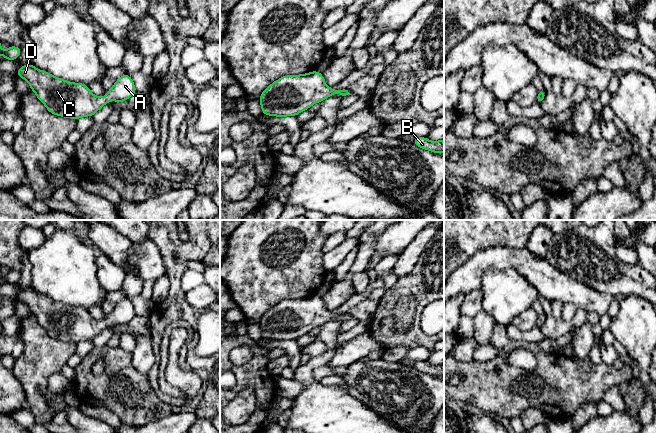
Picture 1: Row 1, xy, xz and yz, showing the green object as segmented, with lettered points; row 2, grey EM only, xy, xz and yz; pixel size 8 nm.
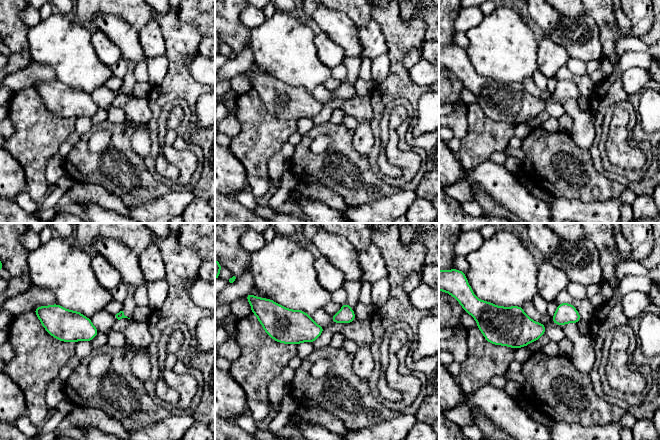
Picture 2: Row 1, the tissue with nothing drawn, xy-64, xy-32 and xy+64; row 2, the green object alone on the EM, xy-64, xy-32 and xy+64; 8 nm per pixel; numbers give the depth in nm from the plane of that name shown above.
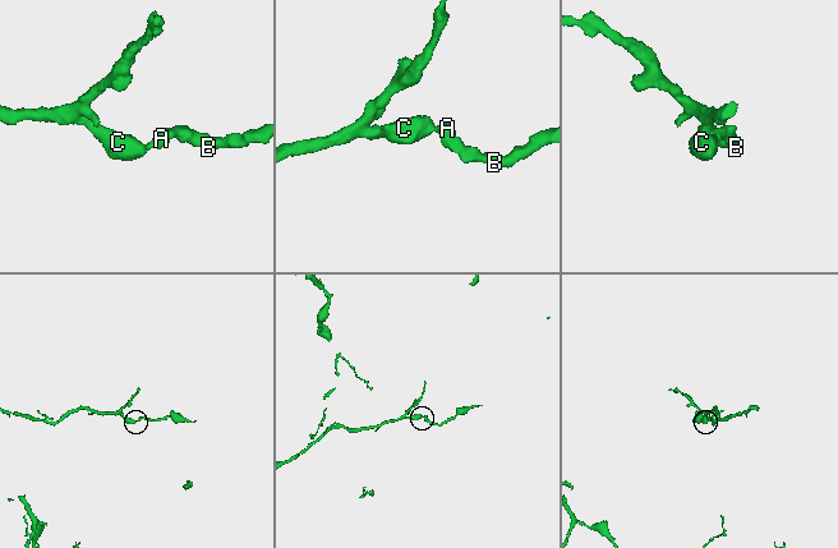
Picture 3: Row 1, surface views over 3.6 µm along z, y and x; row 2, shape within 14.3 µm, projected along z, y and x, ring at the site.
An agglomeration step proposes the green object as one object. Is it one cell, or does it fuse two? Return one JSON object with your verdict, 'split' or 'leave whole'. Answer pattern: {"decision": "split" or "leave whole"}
{"decision": "leave whole"}

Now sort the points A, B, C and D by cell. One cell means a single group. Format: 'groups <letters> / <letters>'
groups A B C D

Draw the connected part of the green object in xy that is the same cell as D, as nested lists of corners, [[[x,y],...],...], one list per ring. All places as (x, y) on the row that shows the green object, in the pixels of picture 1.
[[[32,64],[21,66],[15,76],[20,76],[29,83],[31,90],[50,113],[75,120],[84,116],[92,117],[109,101],[124,102],[137,92],[134,82],[128,74],[119,77],[113,87],[107,91],[105,97],[95,96],[84,83],[74,83],[57,78],[47,71],[37,69]]]

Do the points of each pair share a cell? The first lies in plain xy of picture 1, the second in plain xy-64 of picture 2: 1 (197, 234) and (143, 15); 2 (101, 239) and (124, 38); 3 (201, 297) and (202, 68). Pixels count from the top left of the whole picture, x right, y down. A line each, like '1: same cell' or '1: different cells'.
1: different cells
2: same cell
3: same cell

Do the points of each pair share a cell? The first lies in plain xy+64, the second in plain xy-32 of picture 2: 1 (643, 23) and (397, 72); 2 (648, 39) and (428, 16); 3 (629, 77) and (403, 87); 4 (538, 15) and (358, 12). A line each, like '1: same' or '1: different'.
1: same
2: same
3: different
4: different

